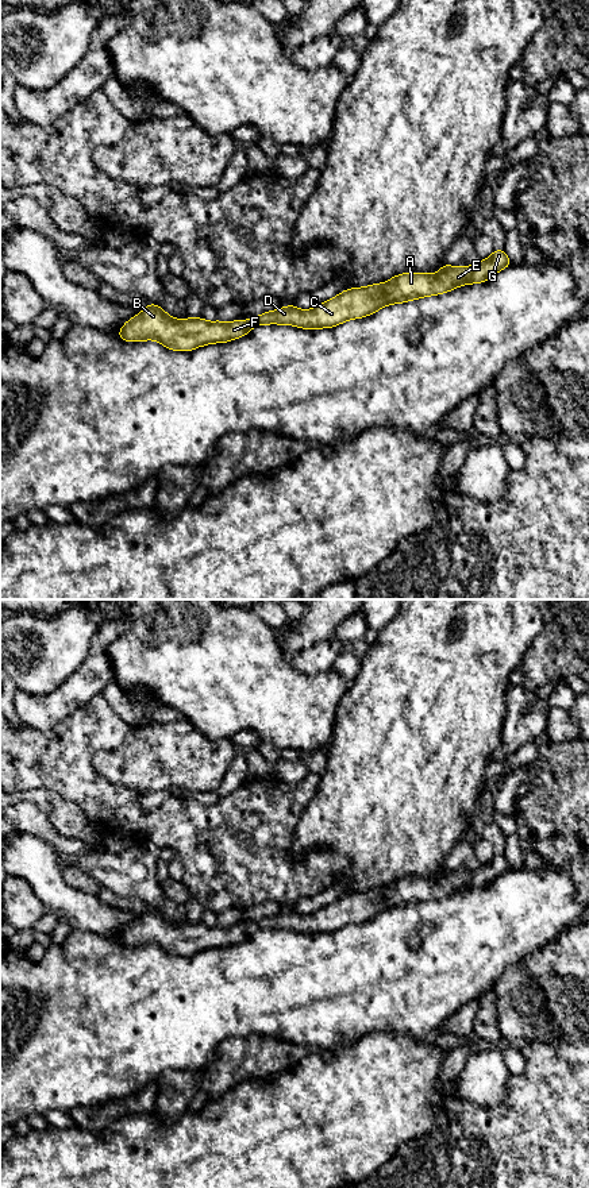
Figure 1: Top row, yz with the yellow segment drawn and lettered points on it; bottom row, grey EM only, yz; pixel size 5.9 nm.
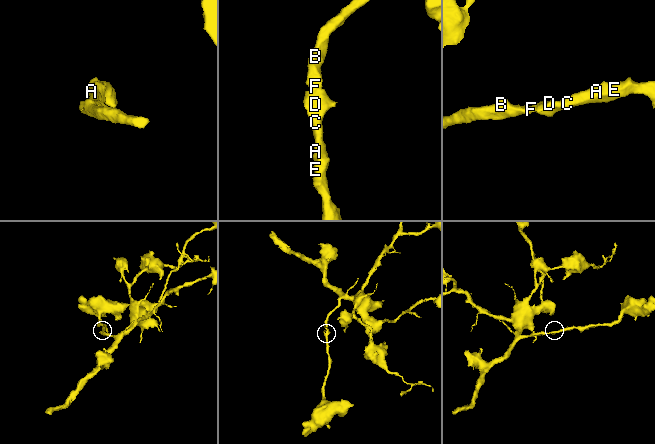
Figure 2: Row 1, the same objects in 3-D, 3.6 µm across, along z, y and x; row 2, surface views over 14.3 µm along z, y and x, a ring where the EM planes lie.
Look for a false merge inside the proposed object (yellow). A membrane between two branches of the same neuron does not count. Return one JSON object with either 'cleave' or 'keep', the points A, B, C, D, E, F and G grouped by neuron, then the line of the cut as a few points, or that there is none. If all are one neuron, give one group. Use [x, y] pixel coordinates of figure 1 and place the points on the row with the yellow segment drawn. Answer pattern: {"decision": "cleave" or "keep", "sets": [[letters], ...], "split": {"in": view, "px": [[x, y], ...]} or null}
{"decision": "keep", "sets": [["A", "B", "C", "D", "E", "F", "G"]], "split": null}

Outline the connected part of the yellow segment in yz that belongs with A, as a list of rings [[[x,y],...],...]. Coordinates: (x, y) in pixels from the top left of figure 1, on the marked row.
[[[504,248],[494,250],[488,259],[481,259],[476,266],[453,267],[444,263],[436,274],[403,273],[384,284],[347,289],[308,310],[290,304],[246,321],[238,319],[232,323],[209,323],[203,317],[180,320],[170,317],[161,306],[147,304],[140,313],[124,323],[118,336],[126,342],[158,340],[173,351],[192,351],[211,343],[239,339],[255,325],[331,328],[351,319],[373,315],[390,304],[447,293],[461,285],[485,282],[511,265]]]

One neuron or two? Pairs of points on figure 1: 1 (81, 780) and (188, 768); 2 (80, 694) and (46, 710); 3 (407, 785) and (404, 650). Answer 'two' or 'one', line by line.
1: two
2: one
3: one

